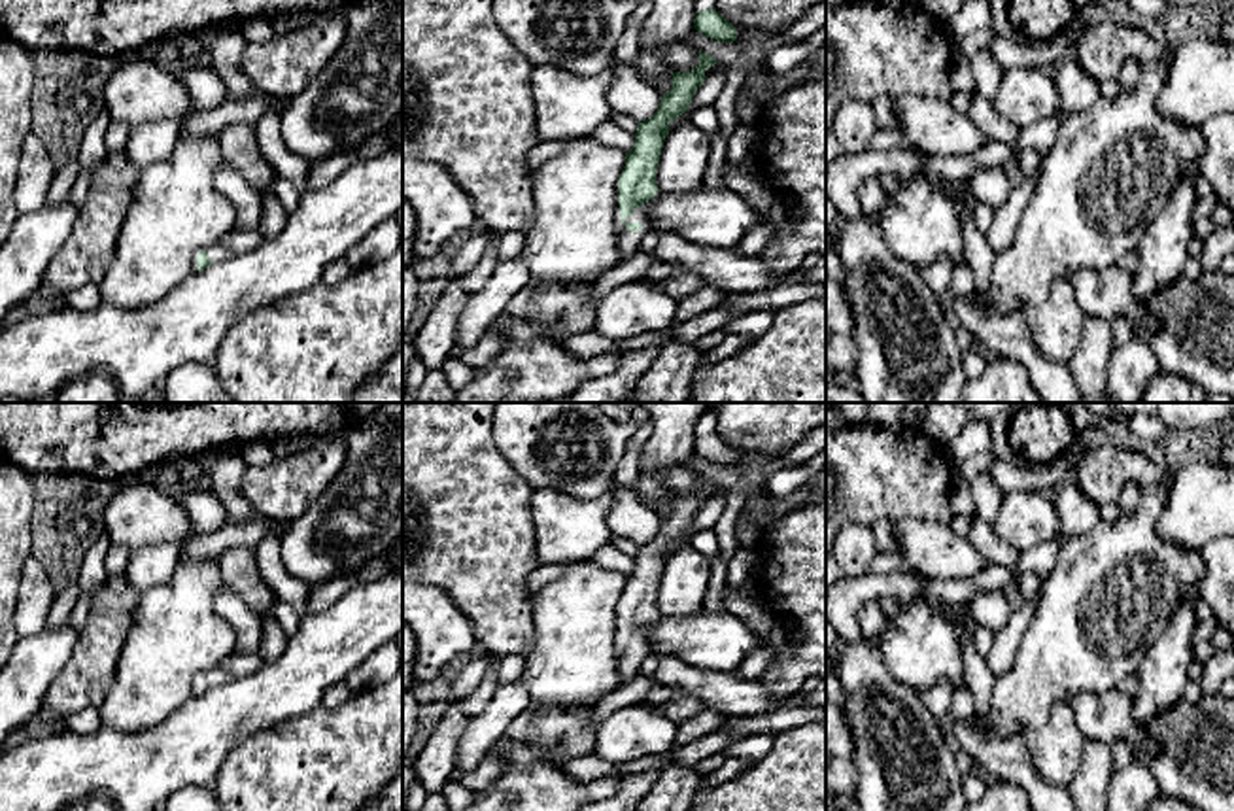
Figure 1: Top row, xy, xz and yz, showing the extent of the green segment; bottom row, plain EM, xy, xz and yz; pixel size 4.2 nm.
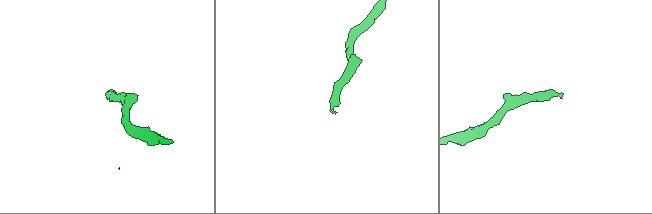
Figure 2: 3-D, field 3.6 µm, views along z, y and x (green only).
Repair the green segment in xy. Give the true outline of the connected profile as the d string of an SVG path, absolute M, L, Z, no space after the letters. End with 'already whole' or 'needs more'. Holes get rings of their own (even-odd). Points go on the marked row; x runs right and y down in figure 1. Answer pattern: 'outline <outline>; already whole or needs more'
outline M219 242L200 248L191 261L191 270L202 272L210 265L221 263L225 257L229 257L229 253Z; needs more

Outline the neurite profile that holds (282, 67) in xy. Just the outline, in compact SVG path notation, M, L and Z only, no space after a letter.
M314 15L312 21L268 42L248 43L240 57L242 72L255 91L293 100L327 66L346 38L342 15Z

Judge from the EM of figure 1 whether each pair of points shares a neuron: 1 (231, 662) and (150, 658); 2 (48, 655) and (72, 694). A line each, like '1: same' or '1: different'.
1: different
2: different

